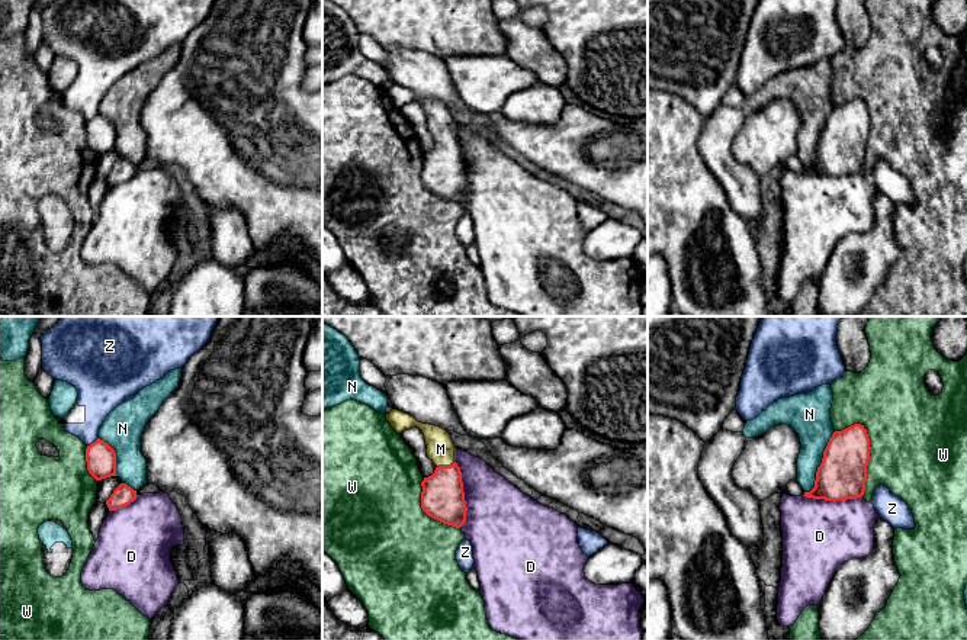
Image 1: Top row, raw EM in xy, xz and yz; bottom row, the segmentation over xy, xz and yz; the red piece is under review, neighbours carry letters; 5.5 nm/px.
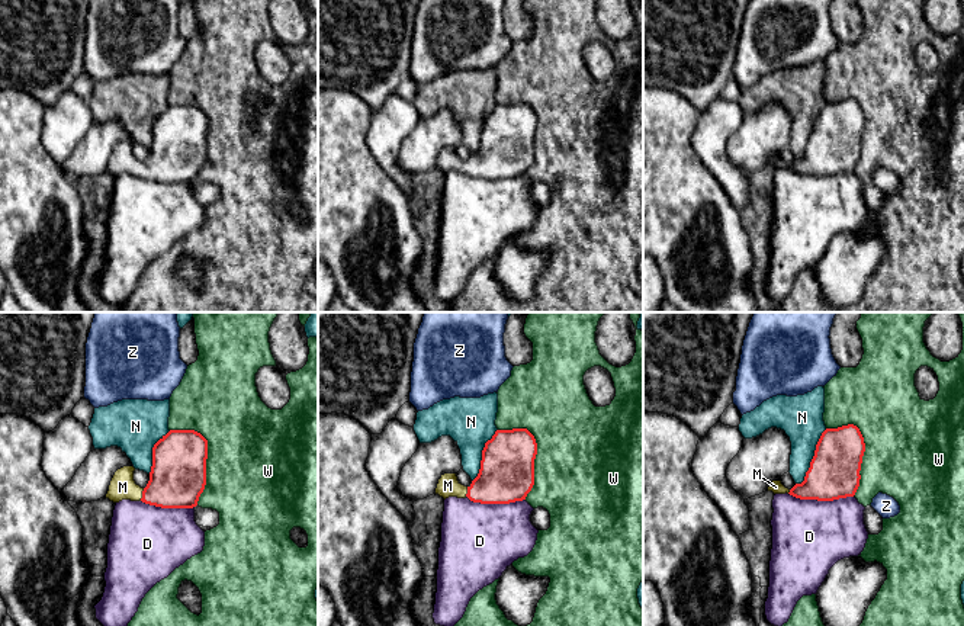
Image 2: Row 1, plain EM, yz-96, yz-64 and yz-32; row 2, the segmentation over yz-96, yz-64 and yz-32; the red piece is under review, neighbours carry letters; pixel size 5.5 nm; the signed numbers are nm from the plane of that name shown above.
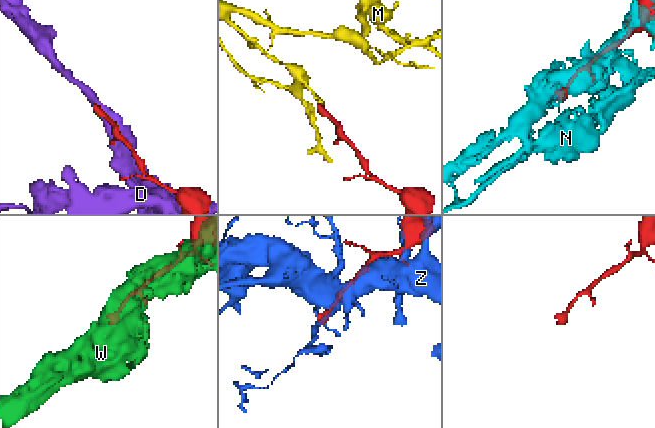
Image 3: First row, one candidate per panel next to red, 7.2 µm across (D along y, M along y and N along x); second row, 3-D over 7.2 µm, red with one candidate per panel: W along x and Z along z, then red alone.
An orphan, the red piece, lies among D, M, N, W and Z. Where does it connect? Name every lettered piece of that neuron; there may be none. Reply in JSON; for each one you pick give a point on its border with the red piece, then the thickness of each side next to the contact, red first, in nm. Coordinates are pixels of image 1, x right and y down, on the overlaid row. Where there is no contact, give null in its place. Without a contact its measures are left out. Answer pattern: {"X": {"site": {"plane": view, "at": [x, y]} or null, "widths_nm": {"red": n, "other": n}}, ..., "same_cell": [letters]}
{"M": {"site": {"plane": "xz", "at": [446, 466]}, "widths_nm": {"red": 240, "other": 160}}, "same_cell": ["M"]}

